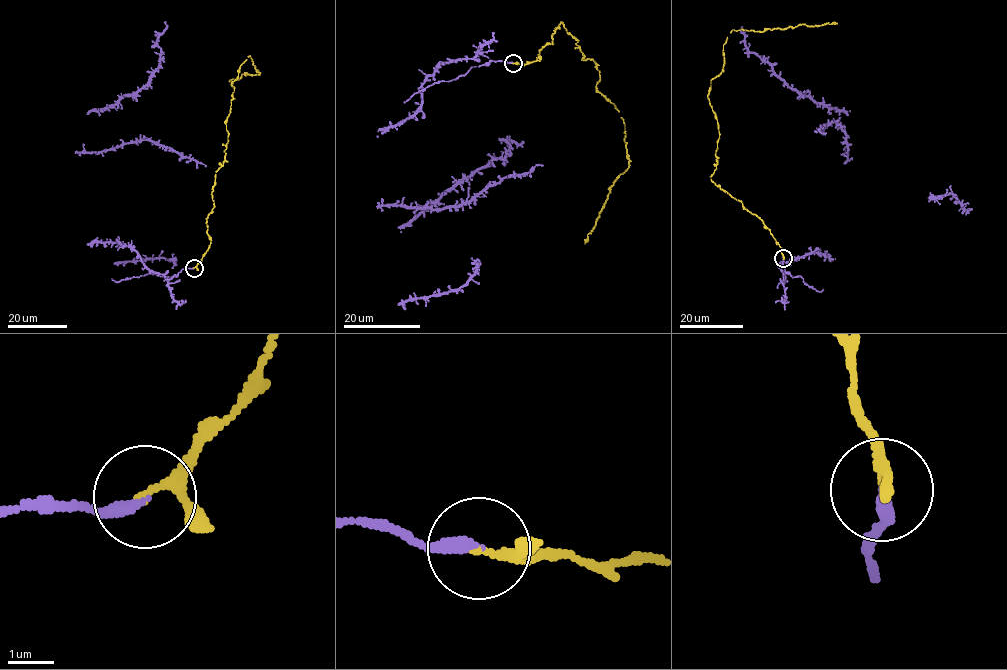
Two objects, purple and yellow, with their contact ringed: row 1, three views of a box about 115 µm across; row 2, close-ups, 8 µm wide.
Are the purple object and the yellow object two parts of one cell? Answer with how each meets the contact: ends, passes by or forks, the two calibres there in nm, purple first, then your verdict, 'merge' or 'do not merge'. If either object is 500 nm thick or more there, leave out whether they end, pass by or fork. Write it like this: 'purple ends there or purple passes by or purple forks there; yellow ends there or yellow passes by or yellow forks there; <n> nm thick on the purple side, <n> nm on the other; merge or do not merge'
purple ends there; yellow passes by; 240 nm thick on the purple side, 170 nm on the other; merge

